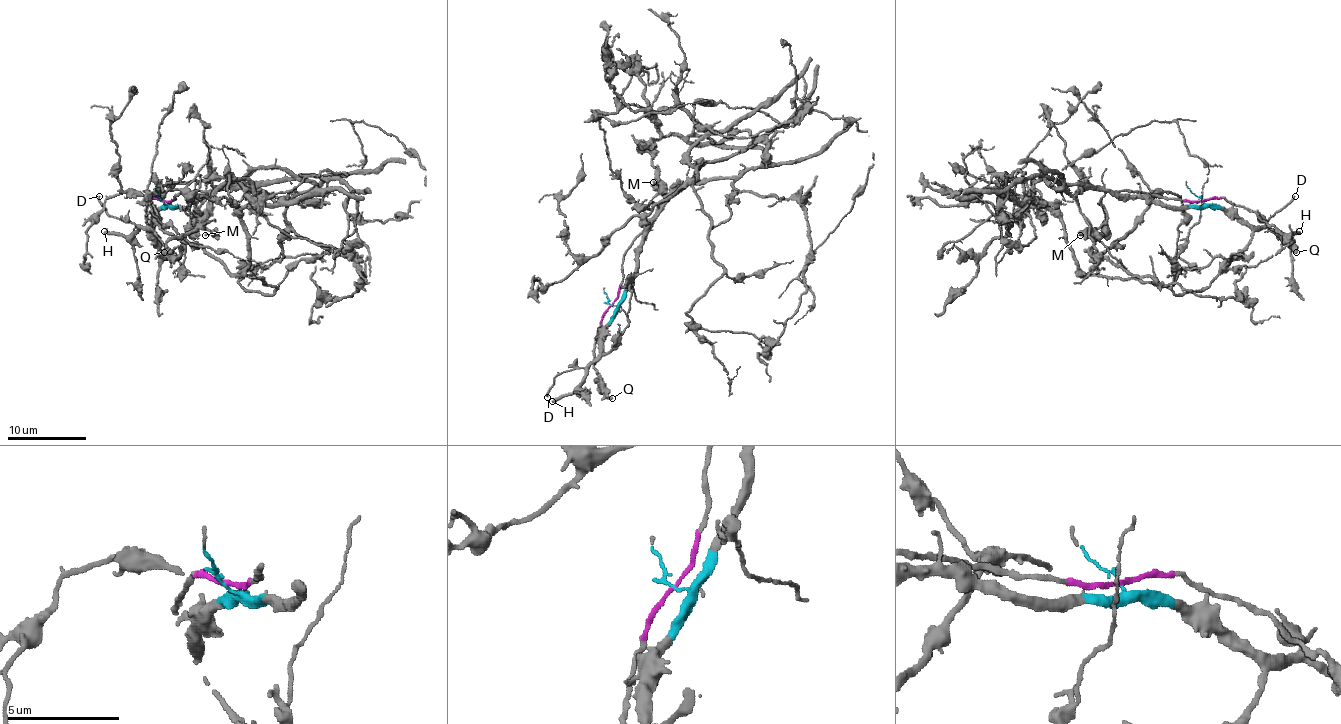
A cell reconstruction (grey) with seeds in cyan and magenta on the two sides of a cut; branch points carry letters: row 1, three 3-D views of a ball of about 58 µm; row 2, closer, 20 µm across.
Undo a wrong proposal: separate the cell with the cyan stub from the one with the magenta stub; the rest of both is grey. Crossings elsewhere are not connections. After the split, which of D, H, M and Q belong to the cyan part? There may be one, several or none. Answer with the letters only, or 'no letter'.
D, H

